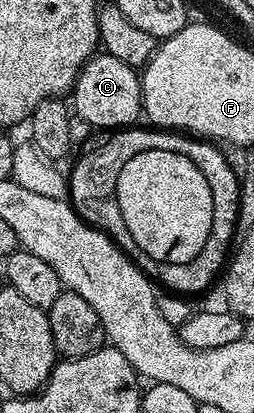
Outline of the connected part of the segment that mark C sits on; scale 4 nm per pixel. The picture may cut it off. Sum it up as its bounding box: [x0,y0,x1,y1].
[71,54,142,130]

